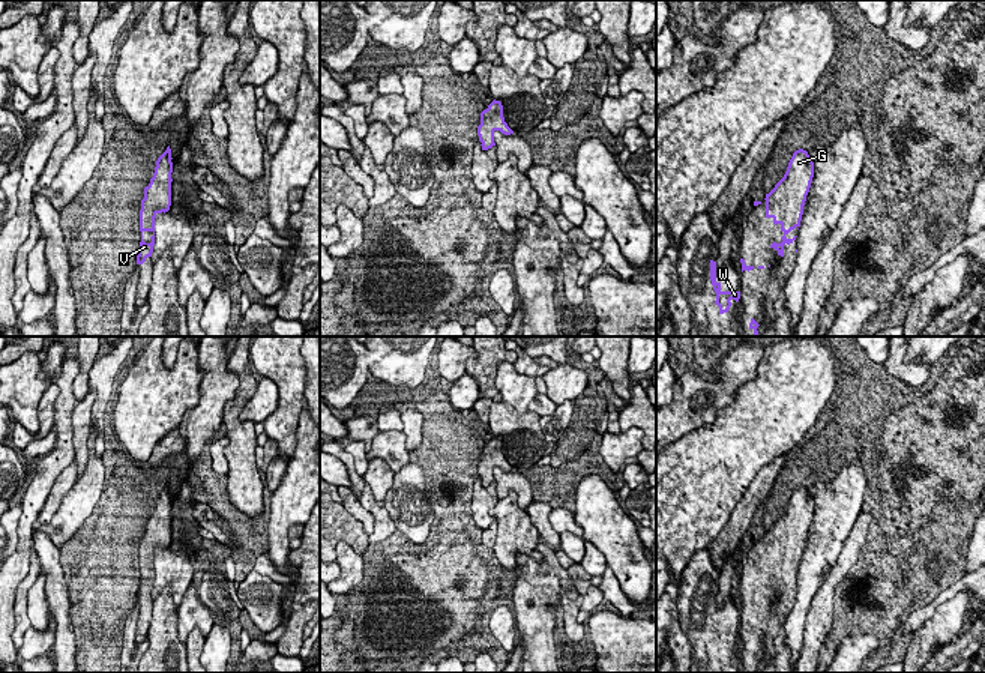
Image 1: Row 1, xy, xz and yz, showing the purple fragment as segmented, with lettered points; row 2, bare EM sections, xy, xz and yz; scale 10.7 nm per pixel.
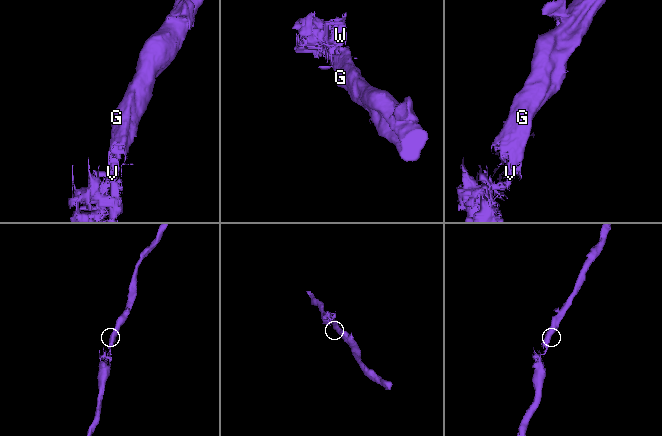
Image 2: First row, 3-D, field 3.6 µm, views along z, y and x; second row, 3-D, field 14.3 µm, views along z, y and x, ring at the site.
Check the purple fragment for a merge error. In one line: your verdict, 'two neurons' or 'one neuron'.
one neuron

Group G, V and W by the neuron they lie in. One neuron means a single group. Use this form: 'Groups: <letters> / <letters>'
Groups: G V W

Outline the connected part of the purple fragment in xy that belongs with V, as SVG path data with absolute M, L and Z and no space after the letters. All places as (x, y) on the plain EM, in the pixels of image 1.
M168 482L158 494L153 514L144 524L144 535L141 536L140 547L141 578L137 601L143 601L147 593L152 593L155 581L155 554L158 550L168 548L171 542L171 496L171 485Z

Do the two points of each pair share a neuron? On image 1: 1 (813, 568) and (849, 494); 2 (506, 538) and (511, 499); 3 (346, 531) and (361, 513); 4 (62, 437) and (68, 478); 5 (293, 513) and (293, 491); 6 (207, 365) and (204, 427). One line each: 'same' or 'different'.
1: same
2: same
3: different
4: different
5: same
6: same

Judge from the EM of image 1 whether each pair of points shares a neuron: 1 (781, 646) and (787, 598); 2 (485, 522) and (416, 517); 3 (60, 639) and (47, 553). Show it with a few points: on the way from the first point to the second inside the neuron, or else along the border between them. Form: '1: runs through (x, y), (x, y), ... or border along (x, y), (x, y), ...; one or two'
1: border along (784, 621), (774, 640), (774, 649), (766, 657); two
2: runs through (469, 507), (433, 507); one
3: runs through (62, 618), (53, 574); one

